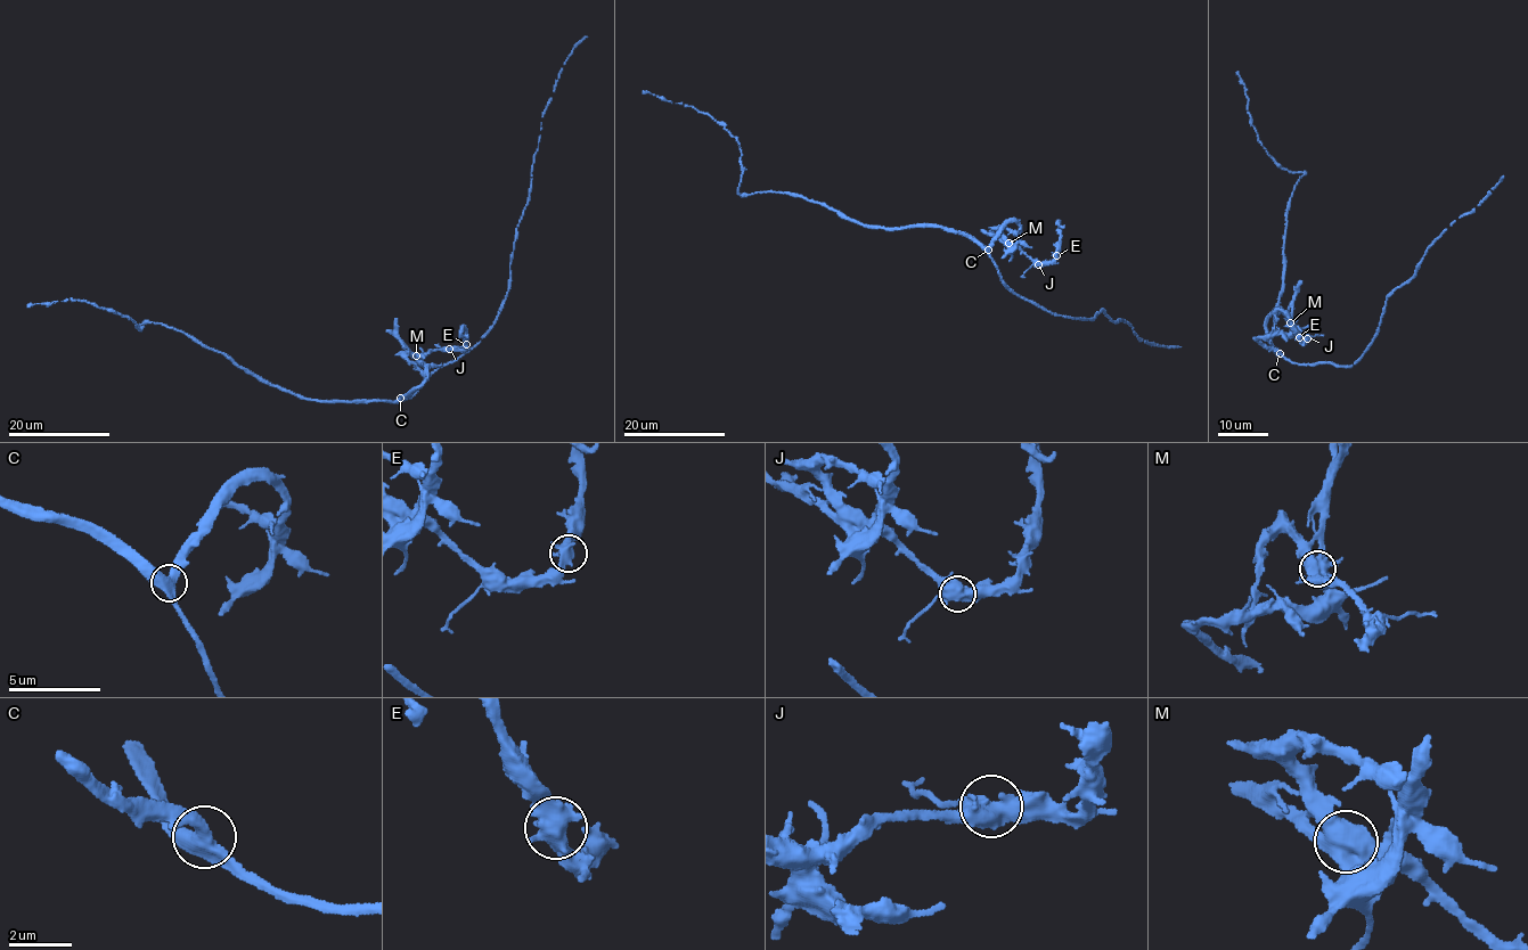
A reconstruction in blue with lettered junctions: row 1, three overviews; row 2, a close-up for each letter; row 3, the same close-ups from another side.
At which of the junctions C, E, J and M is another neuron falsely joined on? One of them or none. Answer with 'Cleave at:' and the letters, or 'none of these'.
Cleave at: M

